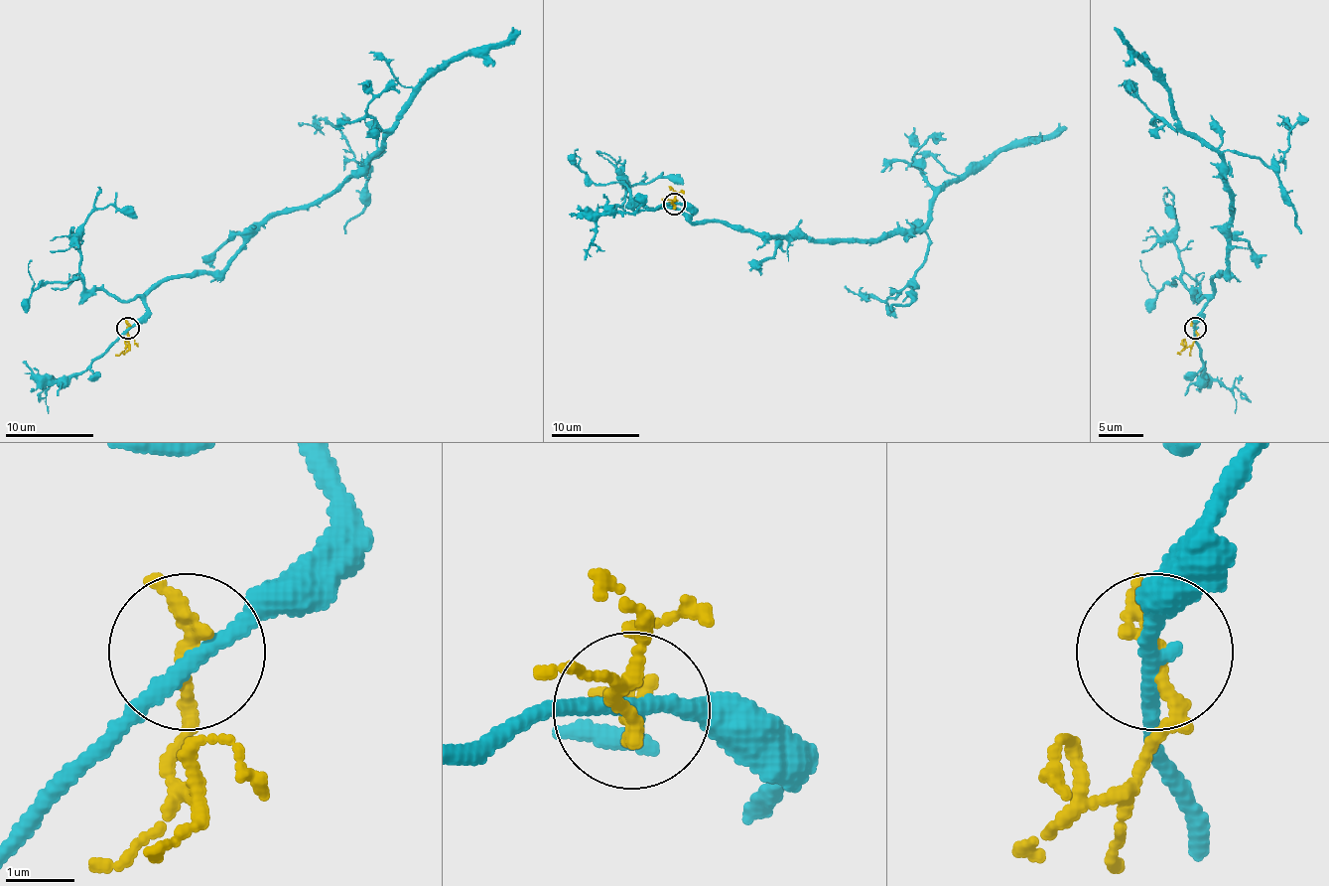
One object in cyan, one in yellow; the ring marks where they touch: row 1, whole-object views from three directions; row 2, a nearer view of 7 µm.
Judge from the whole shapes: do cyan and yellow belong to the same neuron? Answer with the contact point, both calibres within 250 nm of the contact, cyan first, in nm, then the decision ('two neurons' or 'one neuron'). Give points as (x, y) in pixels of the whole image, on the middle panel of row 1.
at (674, 204); 240 nm thick on the cyan side, 200 nm on the other; two neurons

